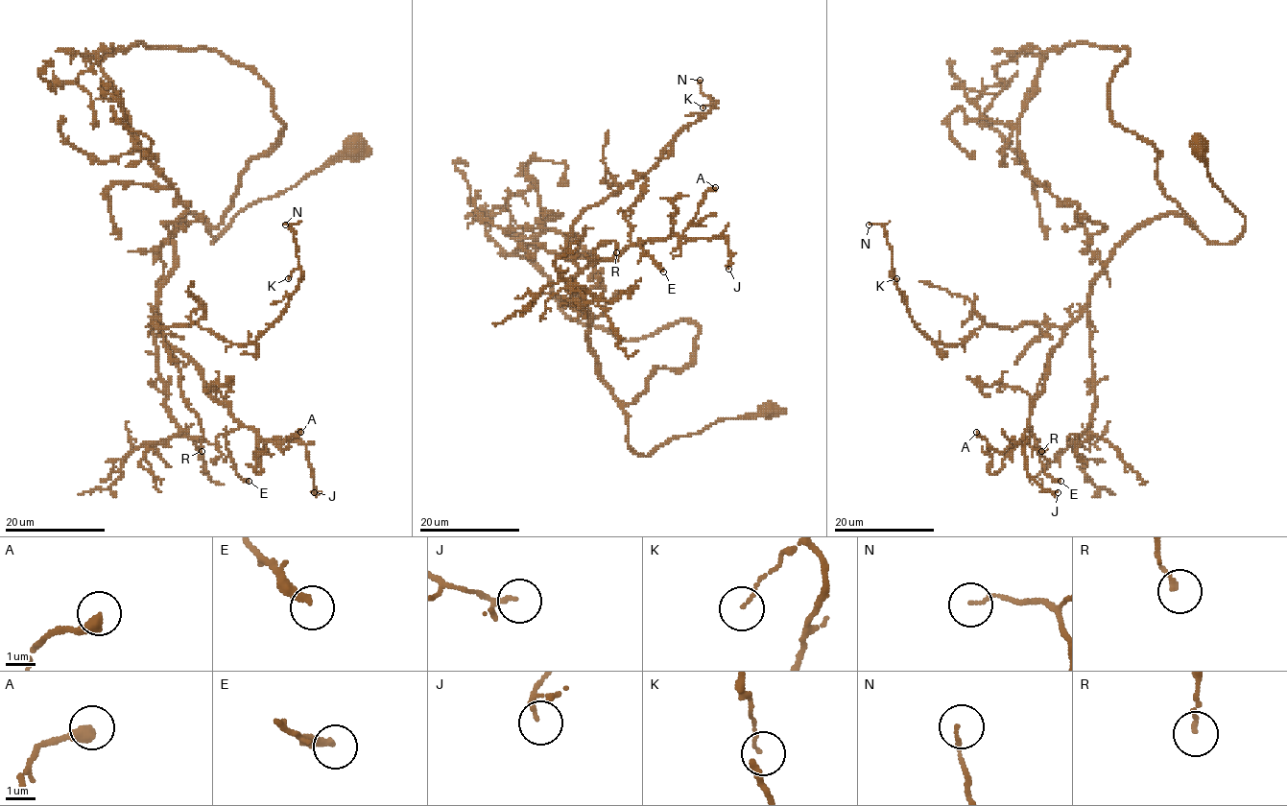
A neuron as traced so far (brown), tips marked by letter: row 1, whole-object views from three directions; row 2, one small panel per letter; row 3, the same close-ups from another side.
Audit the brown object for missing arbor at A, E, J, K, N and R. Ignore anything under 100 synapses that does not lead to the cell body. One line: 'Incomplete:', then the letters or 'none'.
Incomplete: none

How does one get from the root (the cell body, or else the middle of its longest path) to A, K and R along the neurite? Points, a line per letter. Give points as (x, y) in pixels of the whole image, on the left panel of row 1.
A: (353, 142), (246, 207), (213, 245), (186, 214), (159, 292), (160, 335), (235, 418), (283, 452), (300, 432)
K: (353, 142), (213, 245), (186, 214), (153, 323), (250, 343), (301, 271), (288, 278)
R: (353, 142), (294, 185), (246, 207), (213, 245), (197, 214), (178, 225), (157, 328), (199, 418), (202, 451)

